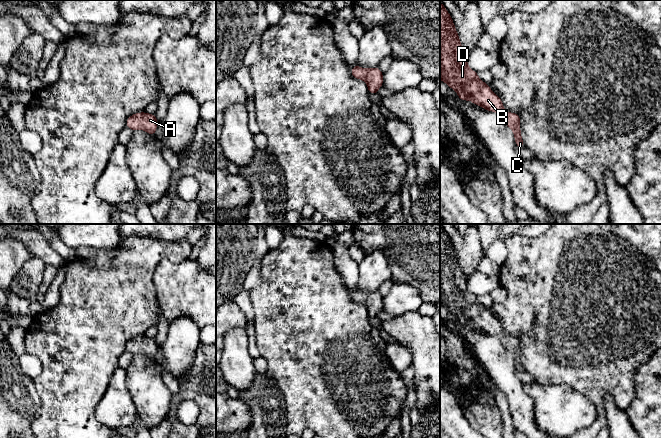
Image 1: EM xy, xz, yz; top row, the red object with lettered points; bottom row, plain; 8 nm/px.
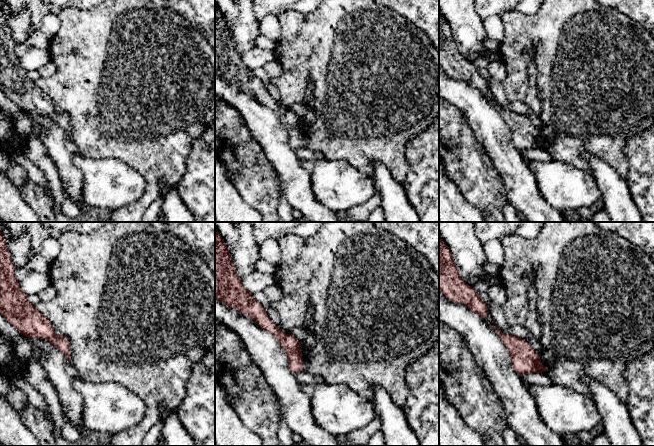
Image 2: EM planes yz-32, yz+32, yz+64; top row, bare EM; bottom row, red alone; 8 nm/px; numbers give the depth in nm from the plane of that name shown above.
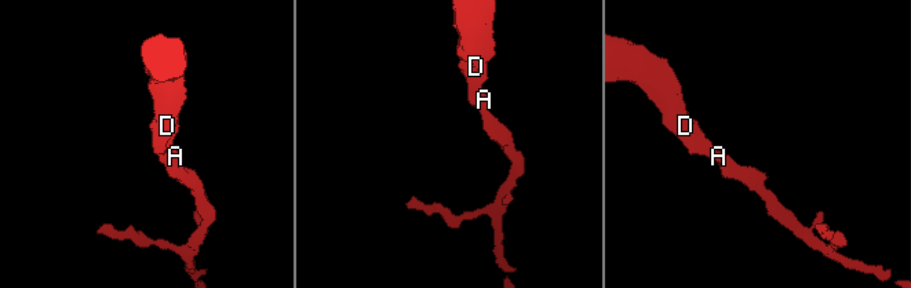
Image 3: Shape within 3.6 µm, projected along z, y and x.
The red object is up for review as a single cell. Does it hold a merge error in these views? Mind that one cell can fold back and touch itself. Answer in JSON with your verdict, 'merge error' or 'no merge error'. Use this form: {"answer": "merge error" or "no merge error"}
{"answer": "no merge error"}

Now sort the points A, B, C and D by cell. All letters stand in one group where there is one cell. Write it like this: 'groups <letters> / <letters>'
groups A B C D

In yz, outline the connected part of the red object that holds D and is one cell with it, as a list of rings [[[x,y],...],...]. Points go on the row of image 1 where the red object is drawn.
[[[440,2],[440,80],[458,93],[460,100],[470,100],[488,111],[498,113],[514,132],[516,147],[525,147],[520,116],[506,112],[501,99],[478,78],[477,72],[467,65],[467,56],[460,43],[452,17]]]

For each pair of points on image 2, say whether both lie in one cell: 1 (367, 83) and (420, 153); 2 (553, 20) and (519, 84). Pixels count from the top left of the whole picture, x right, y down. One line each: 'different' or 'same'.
1: different
2: same

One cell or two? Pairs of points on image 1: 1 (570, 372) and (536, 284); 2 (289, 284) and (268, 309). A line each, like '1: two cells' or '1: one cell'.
1: one cell
2: one cell

